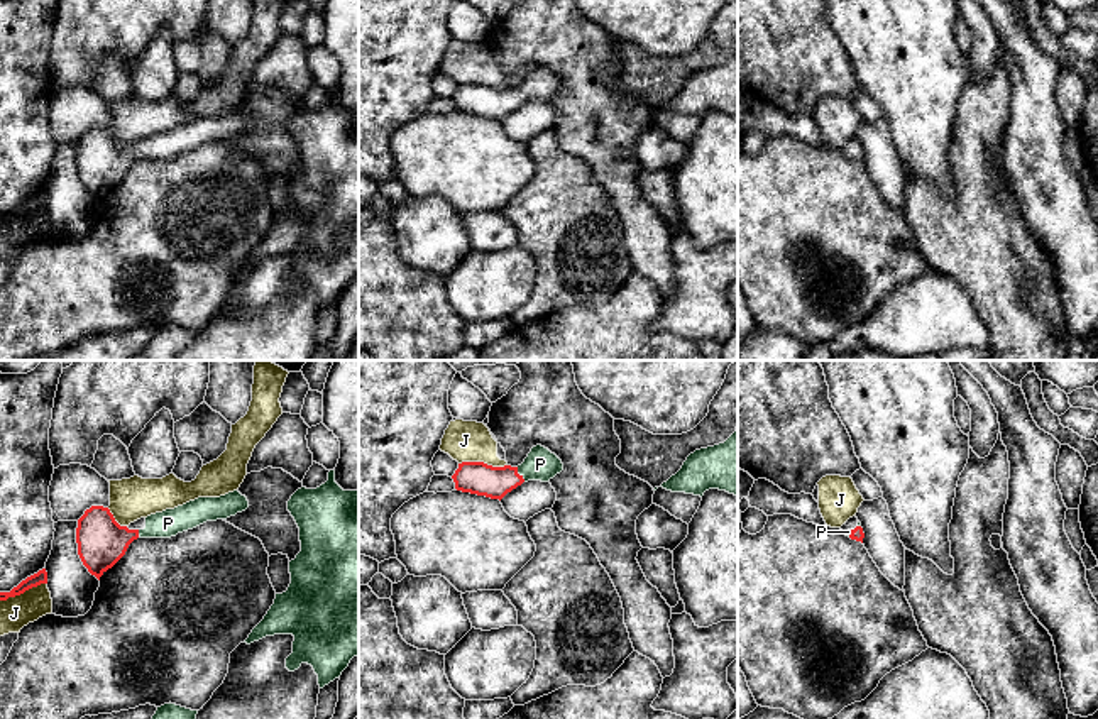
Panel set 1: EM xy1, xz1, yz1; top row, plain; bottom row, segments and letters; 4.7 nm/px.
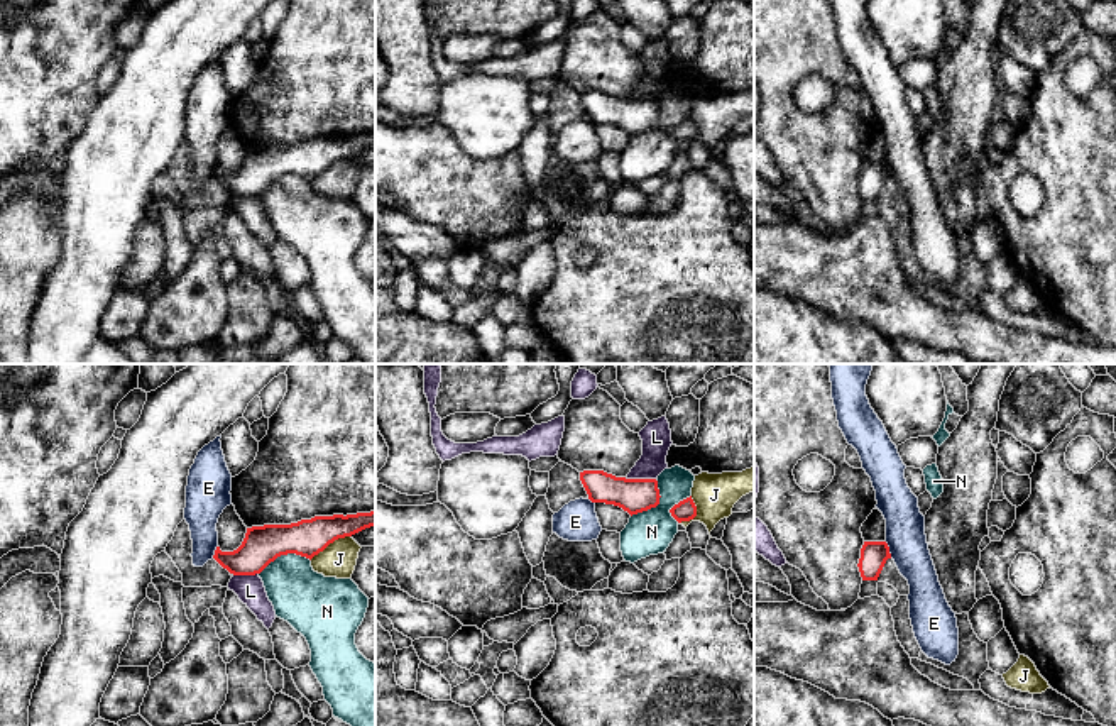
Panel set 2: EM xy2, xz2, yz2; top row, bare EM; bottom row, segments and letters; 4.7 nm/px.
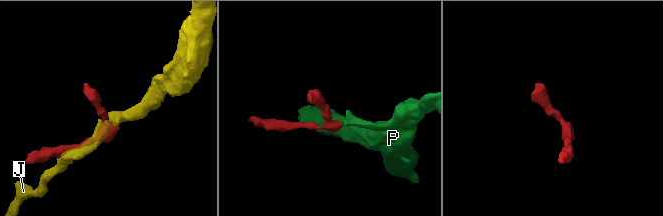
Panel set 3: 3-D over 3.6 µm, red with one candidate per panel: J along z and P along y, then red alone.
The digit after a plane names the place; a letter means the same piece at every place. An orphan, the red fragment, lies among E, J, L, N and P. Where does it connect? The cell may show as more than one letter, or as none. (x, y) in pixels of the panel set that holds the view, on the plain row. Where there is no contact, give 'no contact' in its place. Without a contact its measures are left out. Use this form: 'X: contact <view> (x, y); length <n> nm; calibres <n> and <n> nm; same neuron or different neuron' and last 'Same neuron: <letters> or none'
E: contact yz2 (888, 171); length 90 nm; calibres 130 and 190 nm; different neuron
J: contact xz1 (483, 83); length 240 nm; calibres 160 and 190 nm; different neuron
L: contact xz2 (640, 100); length 150 nm; calibres 160 and 140 nm; different neuron
N: contact xz2 (656, 126); length 220 nm; calibres 160 and 200 nm; different neuron
P: contact xz1 (518, 95); length 80 nm; calibres 160 and 150 nm; same neuron
Same neuron: P

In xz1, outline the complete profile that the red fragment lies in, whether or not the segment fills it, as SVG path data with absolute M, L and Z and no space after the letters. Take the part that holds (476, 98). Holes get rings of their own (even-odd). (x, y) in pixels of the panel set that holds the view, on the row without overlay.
M536 66L518 88L492 88L484 83L462 83L452 100L457 112L501 122L523 103L548 103L562 91L562 81L548 69Z

